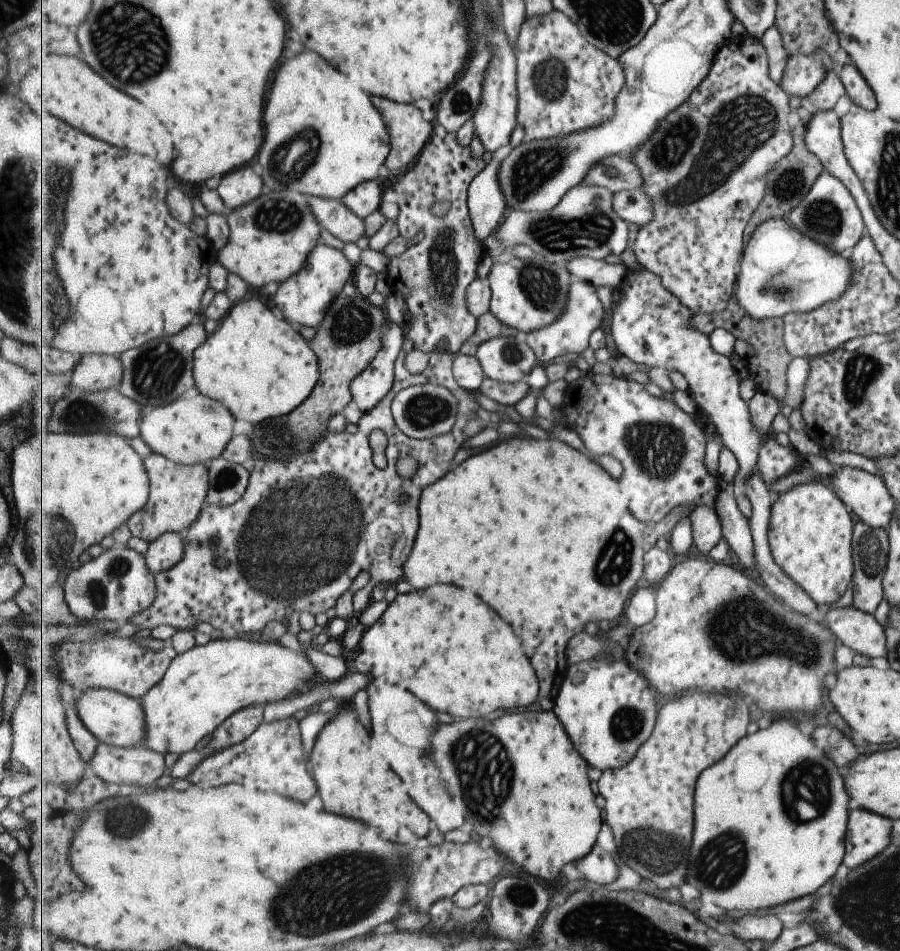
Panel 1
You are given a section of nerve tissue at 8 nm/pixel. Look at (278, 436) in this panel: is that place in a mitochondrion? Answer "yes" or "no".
yes

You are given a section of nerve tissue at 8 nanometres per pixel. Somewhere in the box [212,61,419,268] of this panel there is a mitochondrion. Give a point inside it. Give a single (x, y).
(285, 166)

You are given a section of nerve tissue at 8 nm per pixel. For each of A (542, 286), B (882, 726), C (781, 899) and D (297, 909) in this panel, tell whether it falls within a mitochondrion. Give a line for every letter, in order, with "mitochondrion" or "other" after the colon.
A: mitochondrion
B: other
C: other
D: mitochondrion

